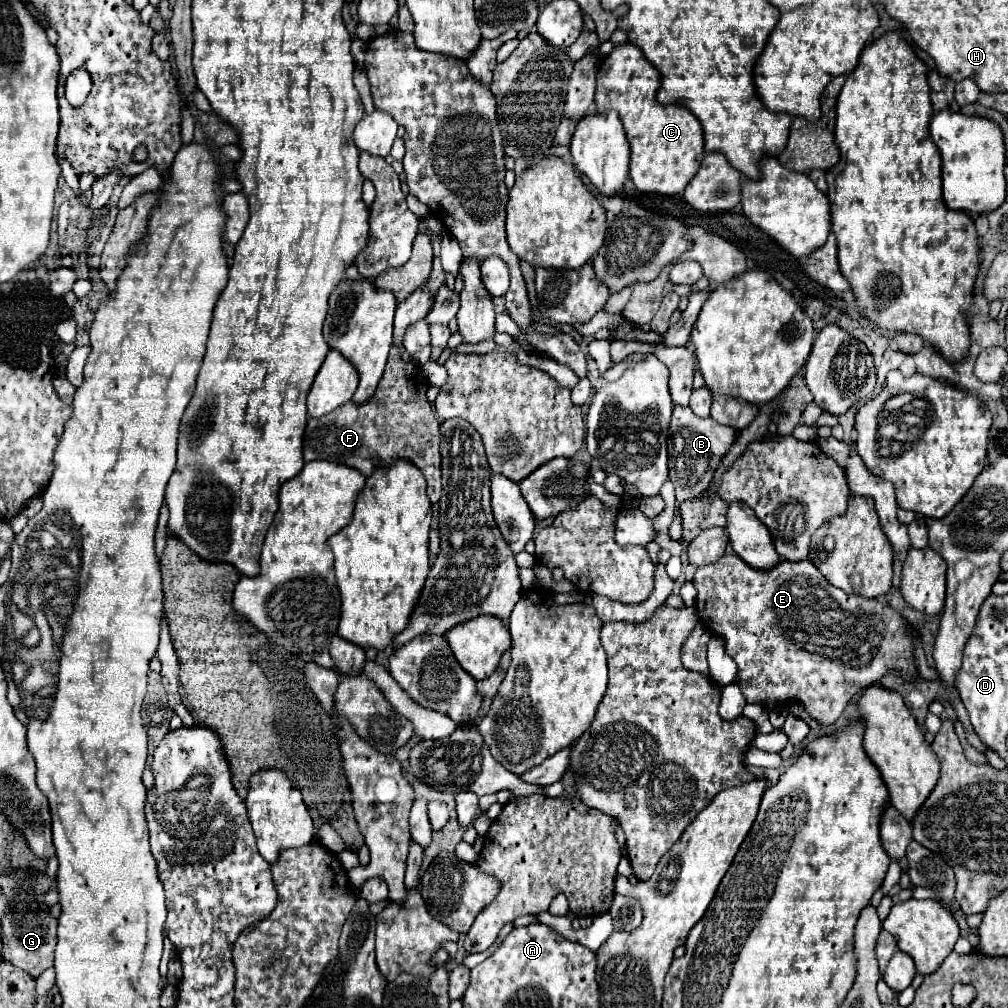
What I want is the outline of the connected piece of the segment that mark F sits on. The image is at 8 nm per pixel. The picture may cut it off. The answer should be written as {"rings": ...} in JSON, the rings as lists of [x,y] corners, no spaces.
{"rings":[[[391,349],[385,373],[371,401],[353,405],[347,401],[325,417],[307,421],[303,437],[303,459],[309,461],[335,461],[359,469],[363,475],[375,467],[389,465],[395,457],[405,457],[423,469],[427,477],[427,495],[433,503],[441,497],[441,455],[439,455],[439,421],[433,405],[427,401],[425,391],[429,383],[421,367],[405,363],[397,349]]]}

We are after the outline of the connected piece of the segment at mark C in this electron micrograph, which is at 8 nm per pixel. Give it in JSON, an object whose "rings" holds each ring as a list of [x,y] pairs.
{"rings":[[[631,43],[617,45],[601,63],[597,73],[597,91],[595,91],[595,105],[597,113],[607,113],[609,109],[615,109],[619,113],[619,119],[625,127],[629,145],[631,145],[631,165],[629,175],[637,191],[641,193],[661,193],[661,195],[677,195],[683,193],[685,185],[691,181],[691,177],[697,173],[705,149],[703,149],[703,129],[697,121],[697,117],[689,109],[681,109],[677,105],[659,105],[655,95],[661,83],[659,71],[645,59],[639,47],[633,47]]]}

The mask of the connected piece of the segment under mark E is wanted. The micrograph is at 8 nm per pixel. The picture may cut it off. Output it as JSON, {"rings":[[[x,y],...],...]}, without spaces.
{"rings":[[[723,555],[717,563],[697,569],[693,585],[697,587],[697,603],[695,605],[697,605],[697,611],[699,611],[701,619],[705,621],[705,625],[713,633],[723,637],[727,655],[737,663],[739,687],[741,687],[747,703],[757,703],[757,705],[763,705],[765,709],[771,711],[771,709],[783,707],[787,701],[797,701],[821,725],[833,725],[839,719],[839,715],[843,713],[845,705],[853,699],[853,695],[859,693],[863,687],[869,687],[871,683],[879,681],[889,669],[893,669],[893,665],[897,665],[897,671],[905,673],[905,677],[911,677],[917,671],[915,661],[913,661],[913,647],[911,647],[909,635],[905,631],[907,621],[893,607],[889,607],[887,603],[883,603],[879,599],[865,599],[865,597],[859,597],[859,595],[849,595],[849,593],[829,585],[829,581],[825,581],[825,577],[821,577],[819,569],[811,561],[779,561],[771,569],[755,569],[755,567],[747,565],[739,555]]]}

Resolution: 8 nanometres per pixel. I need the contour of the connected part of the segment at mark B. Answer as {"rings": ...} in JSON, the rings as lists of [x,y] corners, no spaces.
{"rings":[[[673,407],[673,419],[669,427],[669,479],[677,491],[677,505],[683,499],[693,495],[701,495],[707,489],[717,465],[725,457],[725,453],[735,443],[737,431],[733,427],[721,425],[715,419],[697,417],[689,407]]]}

